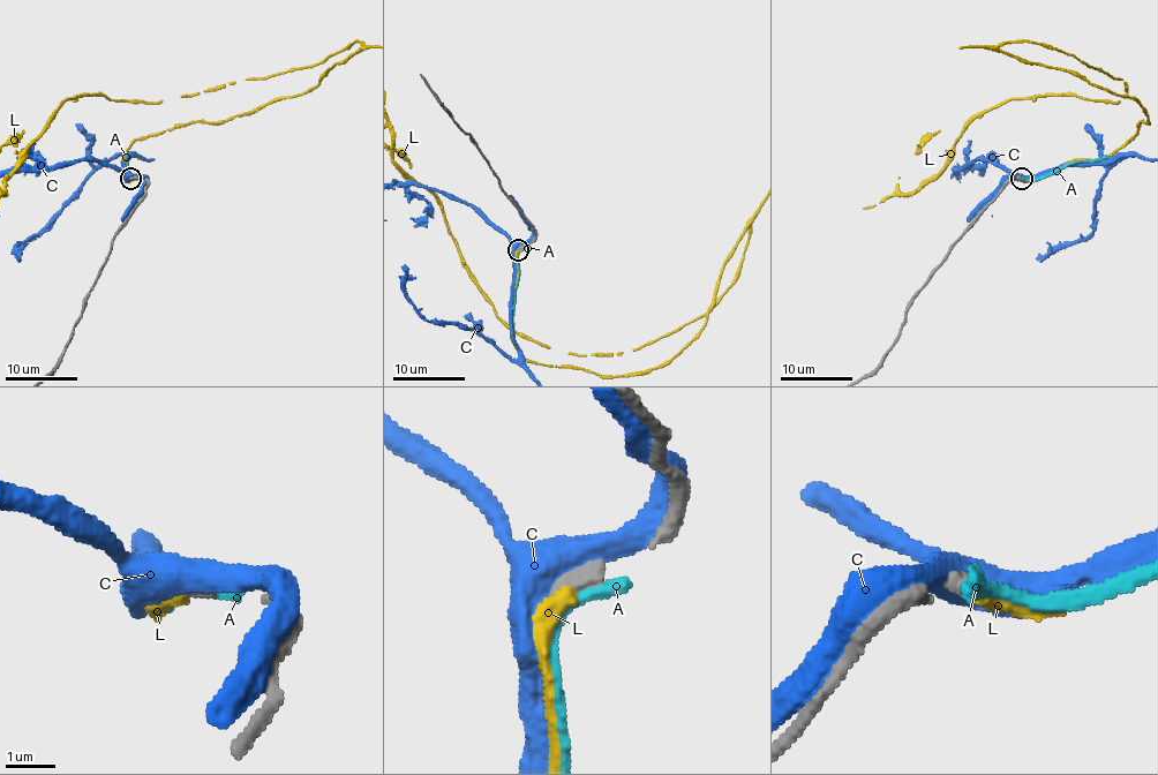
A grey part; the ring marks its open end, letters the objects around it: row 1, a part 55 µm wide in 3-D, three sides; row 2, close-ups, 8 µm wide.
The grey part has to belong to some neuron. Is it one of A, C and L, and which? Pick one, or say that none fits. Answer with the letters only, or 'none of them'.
none of them

